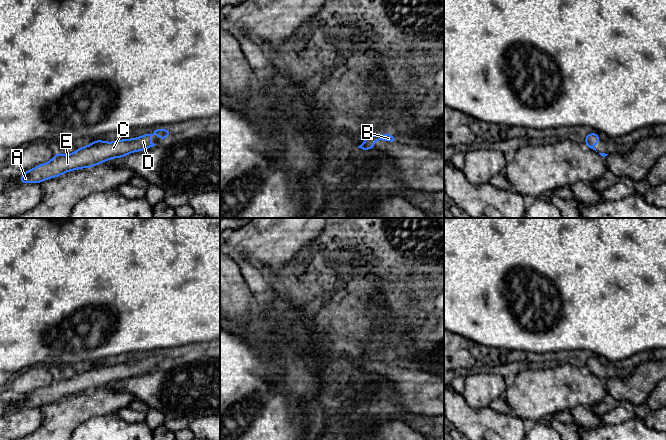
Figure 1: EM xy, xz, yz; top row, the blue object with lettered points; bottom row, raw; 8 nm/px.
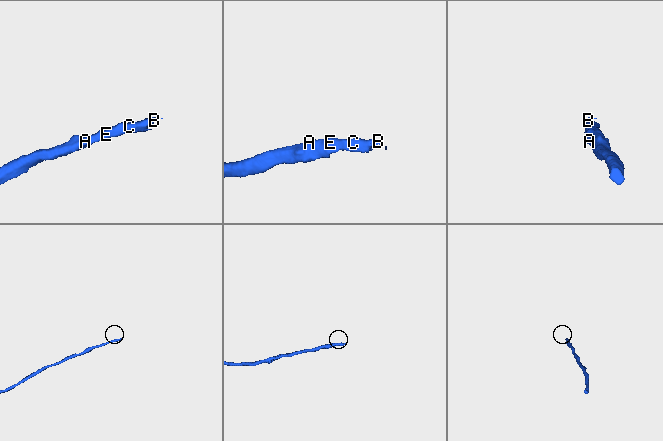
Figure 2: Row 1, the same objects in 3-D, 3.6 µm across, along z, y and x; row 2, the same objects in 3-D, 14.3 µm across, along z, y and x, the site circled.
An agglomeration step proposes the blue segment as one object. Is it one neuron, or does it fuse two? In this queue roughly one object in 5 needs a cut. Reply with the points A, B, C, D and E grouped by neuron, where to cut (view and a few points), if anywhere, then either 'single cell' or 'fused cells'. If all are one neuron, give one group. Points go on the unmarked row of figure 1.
groups A B C D E; cut none; single cell

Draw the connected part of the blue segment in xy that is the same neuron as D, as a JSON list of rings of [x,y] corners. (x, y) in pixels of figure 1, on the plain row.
[[[152,353],[150,357],[135,363],[128,362],[113,366],[97,363],[85,371],[78,372],[70,379],[63,379],[57,375],[49,386],[23,396],[19,408],[40,408],[44,404],[61,400],[72,394],[91,392],[112,382],[123,382],[130,377],[147,374],[156,369],[151,366],[151,359],[154,357],[159,360],[159,366],[162,366],[165,361],[170,361],[171,354]]]

